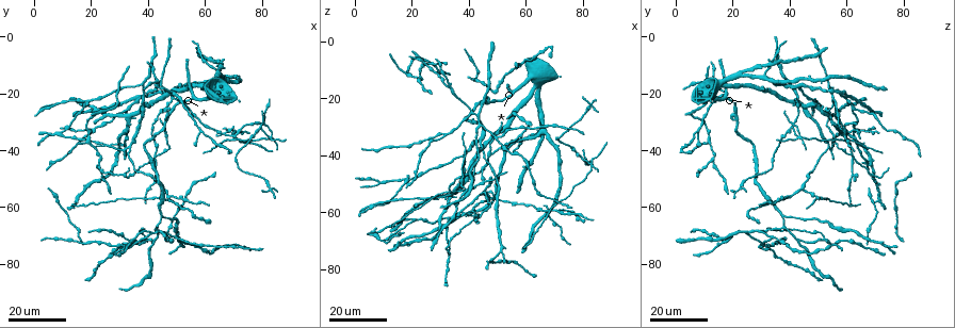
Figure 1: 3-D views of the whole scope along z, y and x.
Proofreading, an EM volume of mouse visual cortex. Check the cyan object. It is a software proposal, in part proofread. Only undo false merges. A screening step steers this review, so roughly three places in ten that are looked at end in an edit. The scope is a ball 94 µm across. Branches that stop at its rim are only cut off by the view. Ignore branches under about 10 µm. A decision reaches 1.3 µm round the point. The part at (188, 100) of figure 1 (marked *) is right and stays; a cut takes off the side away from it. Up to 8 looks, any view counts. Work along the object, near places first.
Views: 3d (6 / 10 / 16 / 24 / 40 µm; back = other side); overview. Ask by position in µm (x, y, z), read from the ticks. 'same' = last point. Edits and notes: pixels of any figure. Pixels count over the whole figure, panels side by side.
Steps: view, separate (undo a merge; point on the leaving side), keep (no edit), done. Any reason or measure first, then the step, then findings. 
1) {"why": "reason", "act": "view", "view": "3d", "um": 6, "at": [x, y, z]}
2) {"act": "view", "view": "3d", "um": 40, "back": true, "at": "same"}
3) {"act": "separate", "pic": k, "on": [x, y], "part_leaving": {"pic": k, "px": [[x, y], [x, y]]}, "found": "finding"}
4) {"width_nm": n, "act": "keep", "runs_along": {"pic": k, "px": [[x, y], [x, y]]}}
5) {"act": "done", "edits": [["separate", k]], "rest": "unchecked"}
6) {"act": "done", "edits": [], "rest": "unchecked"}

{"why": "three arms meet", "act": "view", "view": "3d", "um": 24, "at": [49, 21, 55]}

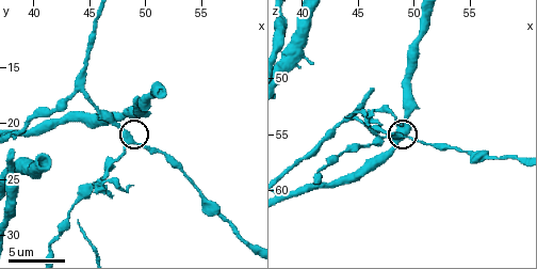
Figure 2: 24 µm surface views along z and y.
{"act": "view", "view": "3d", "um": 6, "at": [48.4, 21.4, 55.2]}

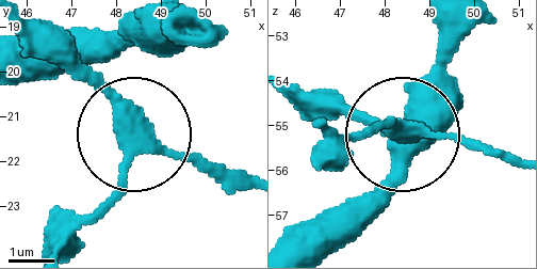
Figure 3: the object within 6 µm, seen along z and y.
{"act": "keep", "found": "all the same neuron"}

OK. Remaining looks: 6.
{"act": "view", "view": "3d", "um": 16, "at": [44, 53, 45]}

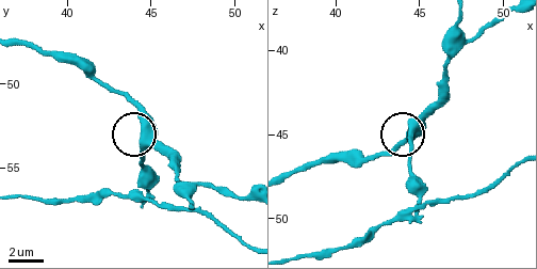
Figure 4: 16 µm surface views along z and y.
{"act": "view", "view": "3d", "um": 6, "at": [44.5, 54.0, 44.7]}

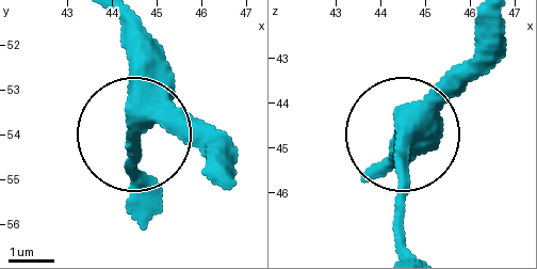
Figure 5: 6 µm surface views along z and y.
{"act": "keep", "runs_along": {"pic": 5, "px": [[113, 20], [135, 66], [140, 131], [212, 123]]}, "found": "all the same neuron"}

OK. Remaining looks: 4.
{"why": "three-way junction", "act": "view", "view": "3d", "um": 24, "at": [39, 71, 52]}

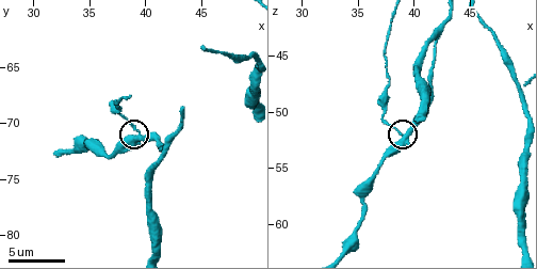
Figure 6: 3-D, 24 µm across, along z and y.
{"act": "view", "view": "3d", "um": 10, "at": [39.6, 71.2, 52.0]}

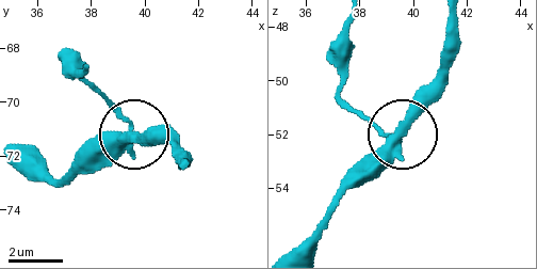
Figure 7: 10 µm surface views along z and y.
{"side_arm_um": 25, "act": "separate", "pic": 7, "on": [114, 104], "part_leaving": {"pic": 7, "px": [[397, 147], [345, 98], [350, 22]]}, "found": "a second neuron is stuck on"}

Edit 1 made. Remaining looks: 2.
{"why": "thick turns thin", "act": "view", "view": "3d", "um": 16, "at": [80, 50, 27]}

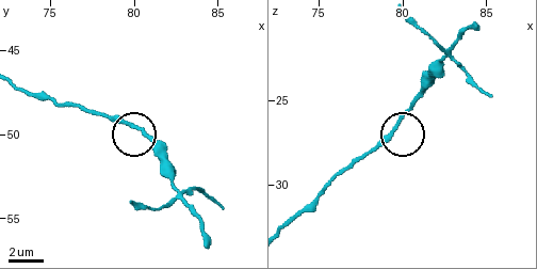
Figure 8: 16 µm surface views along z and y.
{"act": "view", "view": "3d", "um": 6, "at": [79.7, 49.3, 26.3]}

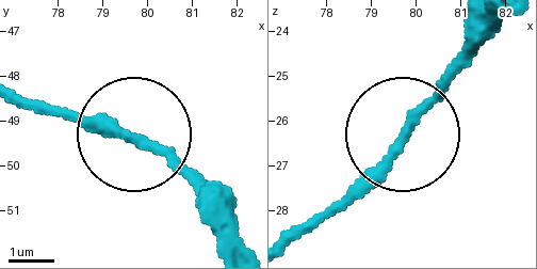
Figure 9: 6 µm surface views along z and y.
{"width_nm": 210, "act": "keep", "found": "all the same neuron"}

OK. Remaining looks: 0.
{"act": "done", "edits": [["separate", 7]], "rest": "unchecked"}

